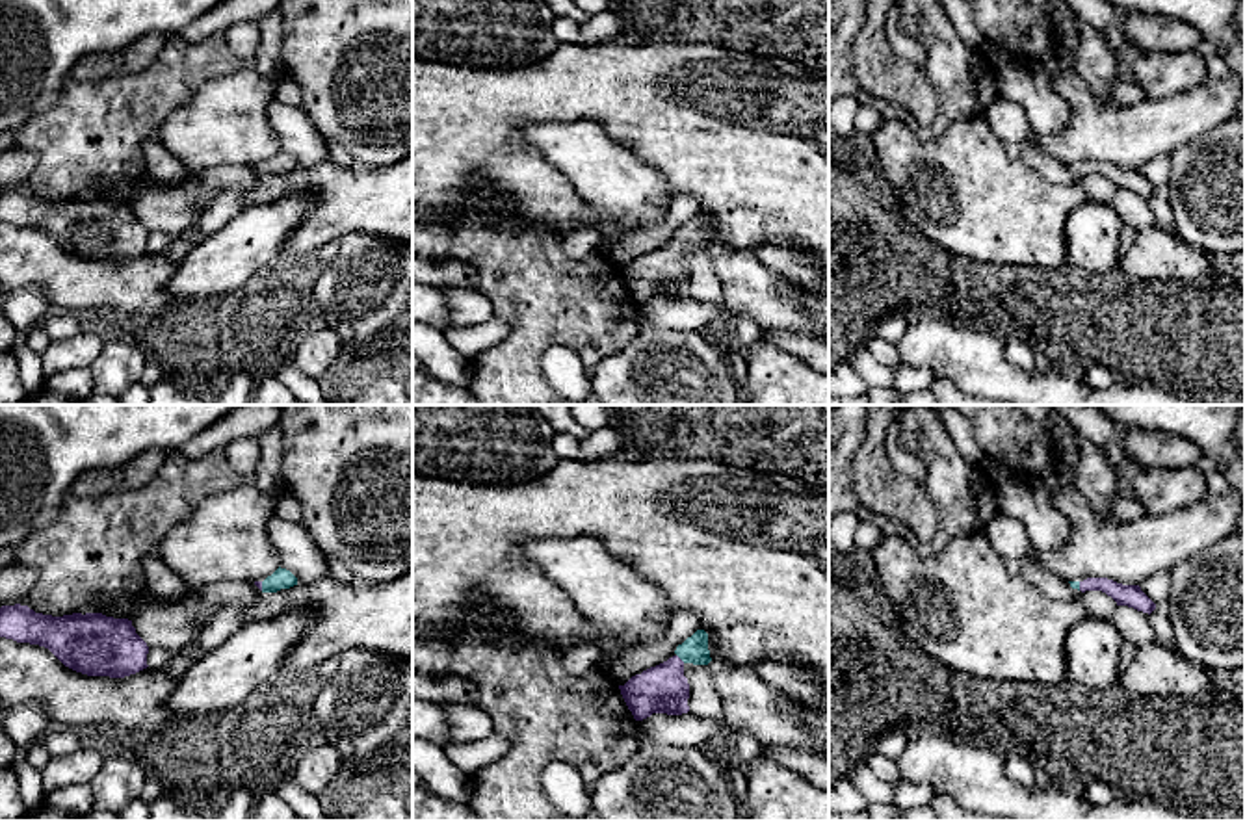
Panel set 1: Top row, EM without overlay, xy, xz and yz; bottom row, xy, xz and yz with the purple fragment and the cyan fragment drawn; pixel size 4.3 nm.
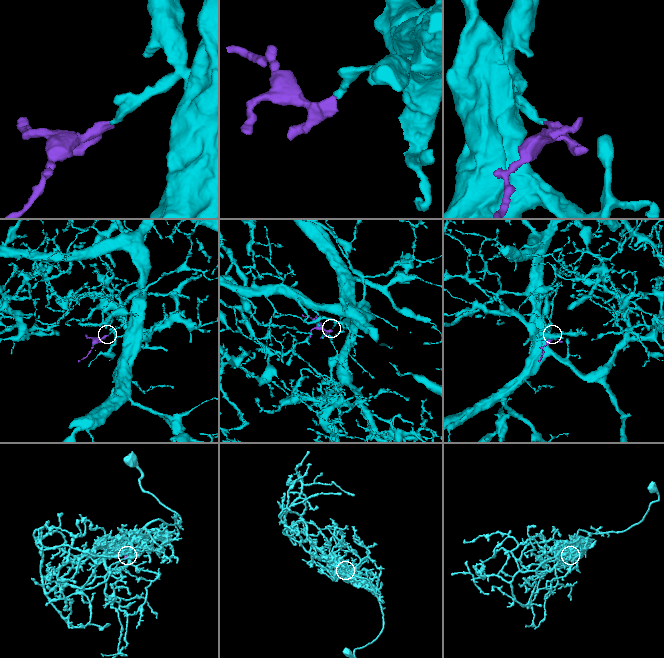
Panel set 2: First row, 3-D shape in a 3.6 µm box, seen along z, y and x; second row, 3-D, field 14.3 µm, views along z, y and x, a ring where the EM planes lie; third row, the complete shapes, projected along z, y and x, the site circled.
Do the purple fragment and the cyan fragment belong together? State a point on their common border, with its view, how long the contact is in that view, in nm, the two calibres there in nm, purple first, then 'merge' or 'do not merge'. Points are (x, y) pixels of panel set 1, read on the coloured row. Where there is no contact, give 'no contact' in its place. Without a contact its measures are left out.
xz (679, 658) | 50 nm | 200/110 nm | merge

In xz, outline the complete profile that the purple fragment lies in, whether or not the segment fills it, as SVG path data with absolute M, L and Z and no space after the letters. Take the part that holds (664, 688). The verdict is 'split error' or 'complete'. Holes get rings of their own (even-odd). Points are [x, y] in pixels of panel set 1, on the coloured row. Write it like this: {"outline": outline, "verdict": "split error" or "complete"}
{"outline": "M697 630L676 646L673 658L632 676L624 685L619 685L634 719L643 721L652 713L688 713L689 684L684 676L684 665L708 665L710 661L708 633Z", "verdict": "split error"}

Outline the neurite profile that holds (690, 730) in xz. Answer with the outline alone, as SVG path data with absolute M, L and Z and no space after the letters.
M697 711L682 715L652 713L637 721L637 739L639 743L697 749L706 745L719 728L721 724L717 721L704 719Z

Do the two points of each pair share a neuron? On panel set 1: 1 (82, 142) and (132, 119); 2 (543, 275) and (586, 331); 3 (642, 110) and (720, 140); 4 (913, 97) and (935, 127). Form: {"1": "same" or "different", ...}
{"1": "same", "2": "same", "3": "same", "4": "different"}

